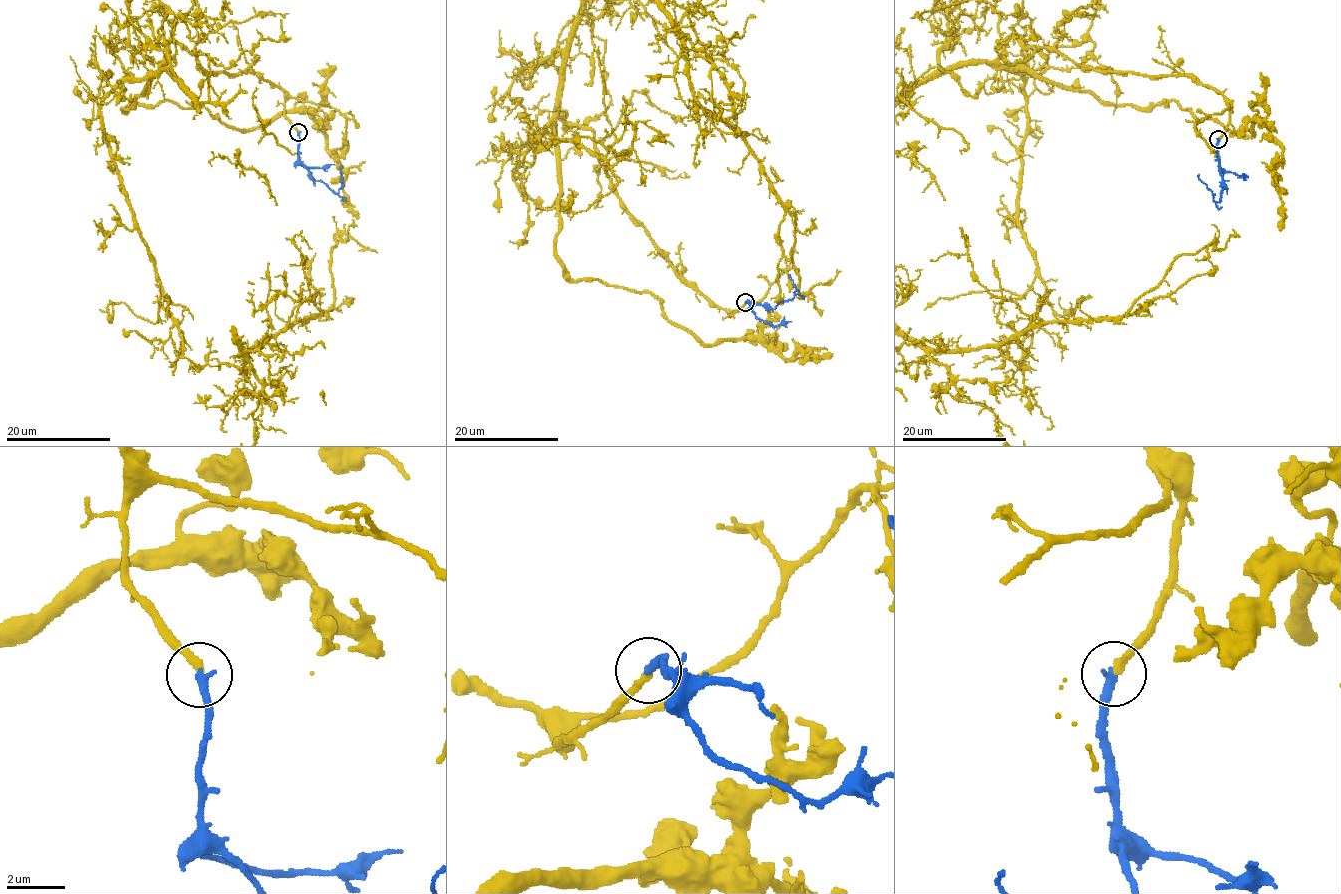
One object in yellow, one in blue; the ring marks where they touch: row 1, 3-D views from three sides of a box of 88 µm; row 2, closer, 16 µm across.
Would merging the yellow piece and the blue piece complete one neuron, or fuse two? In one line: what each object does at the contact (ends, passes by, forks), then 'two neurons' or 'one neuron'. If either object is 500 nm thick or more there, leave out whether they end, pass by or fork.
yellow ends there; blue ends there; one neuron

